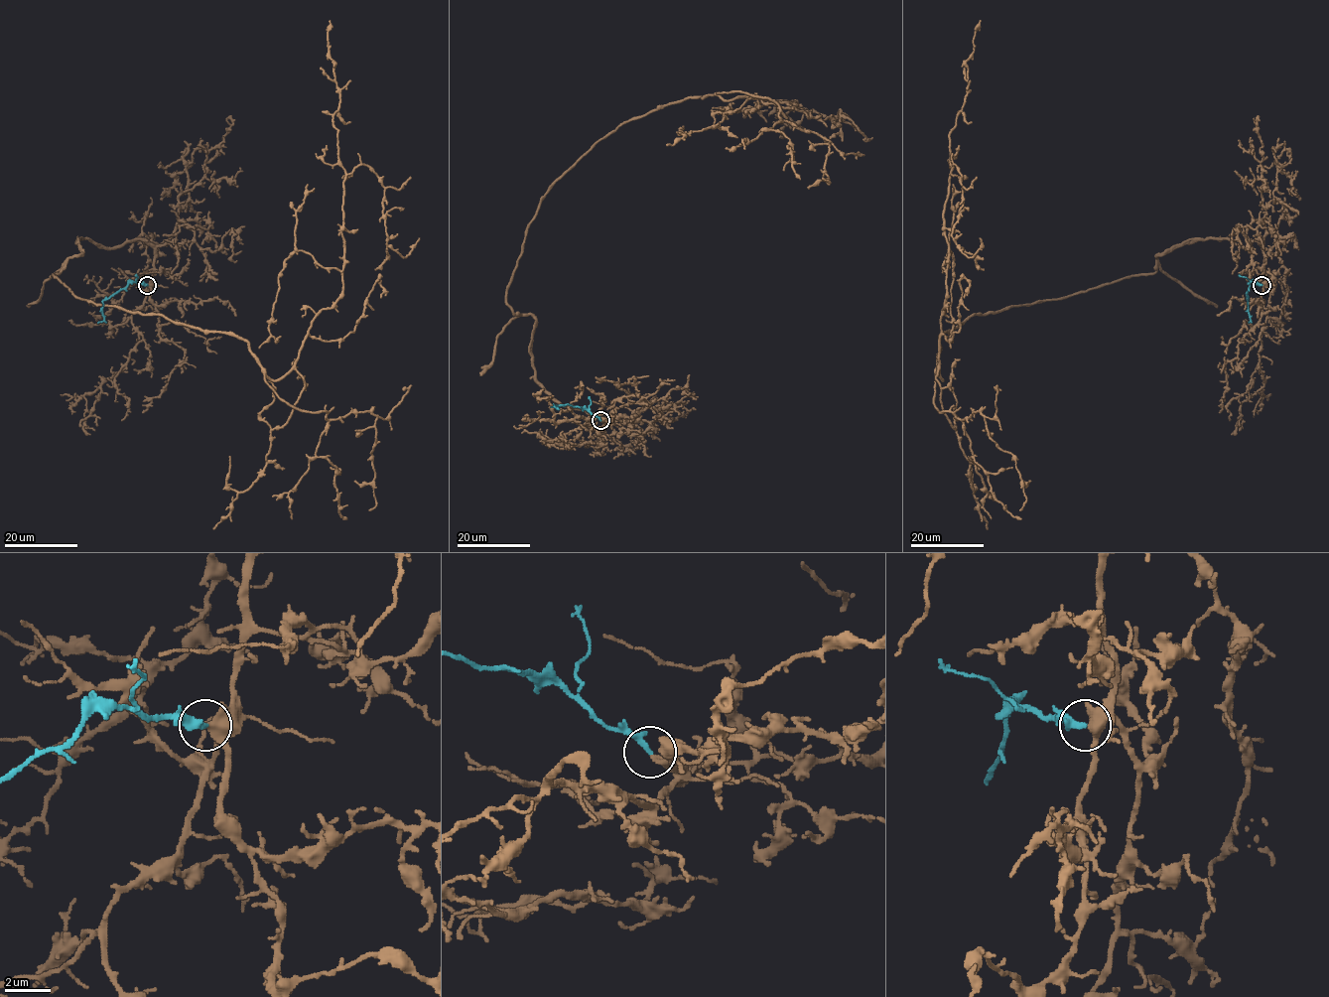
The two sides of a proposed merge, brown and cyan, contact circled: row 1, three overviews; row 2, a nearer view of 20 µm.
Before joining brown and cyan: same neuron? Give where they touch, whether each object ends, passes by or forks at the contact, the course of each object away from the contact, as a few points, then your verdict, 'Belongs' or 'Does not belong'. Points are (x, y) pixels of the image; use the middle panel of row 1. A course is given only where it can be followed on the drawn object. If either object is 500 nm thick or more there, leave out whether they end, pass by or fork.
Place: (600, 420). At the ring brown ends. At the ring cyan ends. Course of brown: (600, 420), (535, 378), (535, 320), (506, 302), (540, 201), (618, 126), (689, 97), (796, 101), (783, 138). Course of cyan: (600, 419), (584, 407), (566, 404), (551, 407). Belongs

